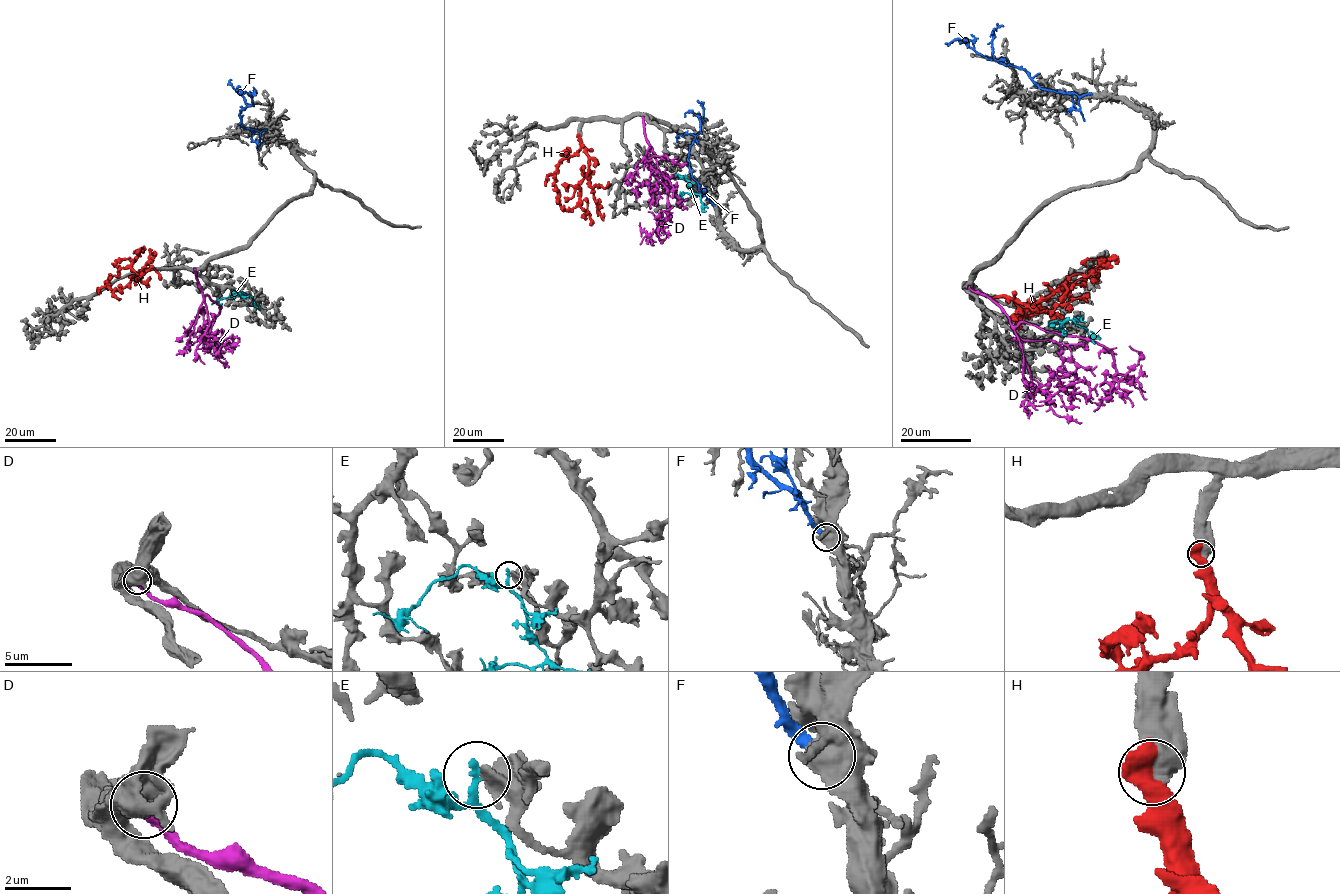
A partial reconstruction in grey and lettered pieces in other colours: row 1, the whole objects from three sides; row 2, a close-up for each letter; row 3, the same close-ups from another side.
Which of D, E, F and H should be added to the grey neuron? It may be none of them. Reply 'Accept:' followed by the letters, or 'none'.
Accept: none

